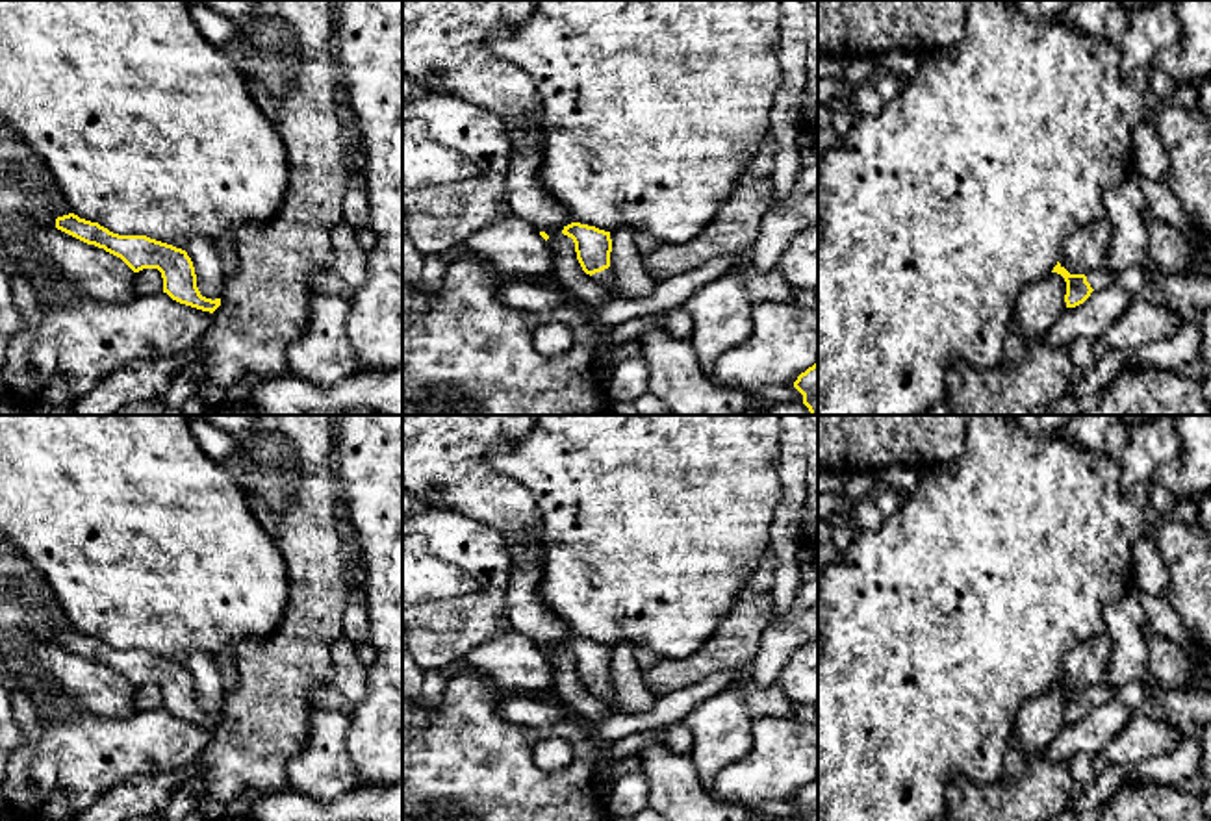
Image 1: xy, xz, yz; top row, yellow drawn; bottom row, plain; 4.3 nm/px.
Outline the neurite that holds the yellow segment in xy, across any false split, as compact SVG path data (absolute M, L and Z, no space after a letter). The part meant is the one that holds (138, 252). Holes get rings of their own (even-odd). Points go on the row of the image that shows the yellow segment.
M74 213L57 217L56 228L121 258L134 272L158 269L163 278L163 293L180 304L210 313L221 306L221 298L211 300L200 295L193 261L182 248L147 235L119 235Z

